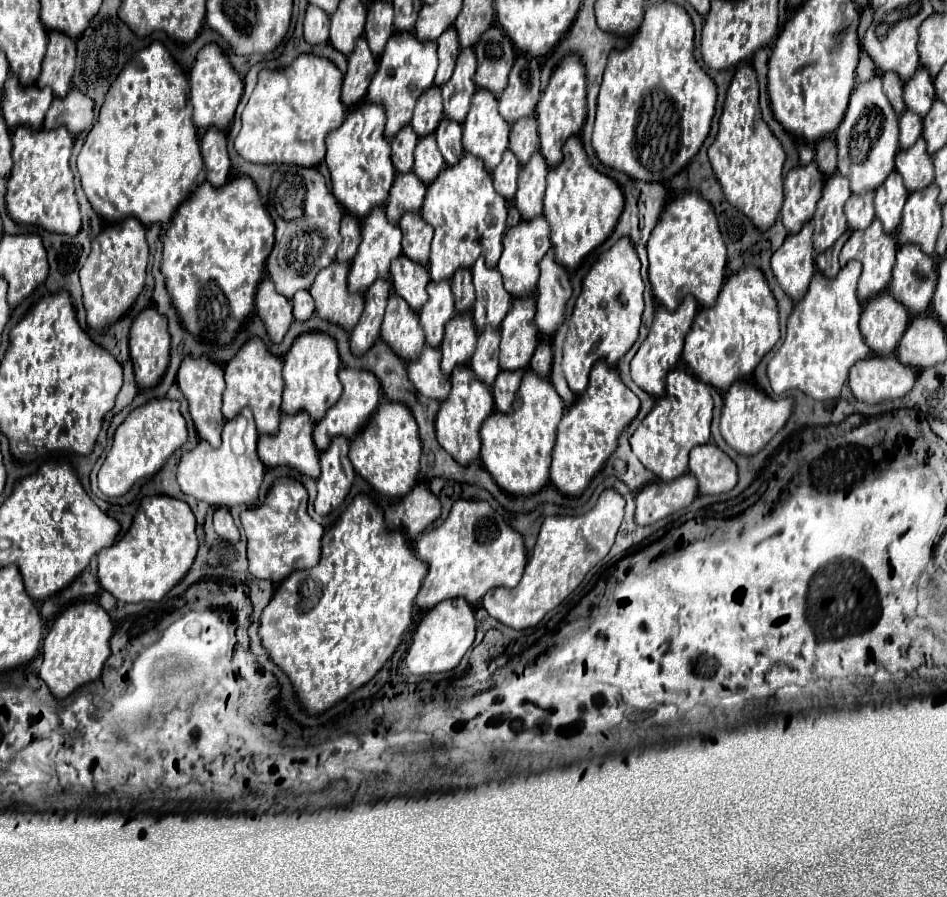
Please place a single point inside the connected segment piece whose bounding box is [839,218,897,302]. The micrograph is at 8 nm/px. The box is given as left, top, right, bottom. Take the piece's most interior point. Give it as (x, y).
(874, 248)

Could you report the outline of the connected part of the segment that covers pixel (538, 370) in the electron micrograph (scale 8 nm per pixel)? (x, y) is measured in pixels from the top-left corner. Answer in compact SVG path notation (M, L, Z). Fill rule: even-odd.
M545 340L543 344L537 346L533 358L531 358L531 370L535 374L539 374L541 378L547 378L549 372L551 372L551 358L553 358L553 352L551 352L551 344Z

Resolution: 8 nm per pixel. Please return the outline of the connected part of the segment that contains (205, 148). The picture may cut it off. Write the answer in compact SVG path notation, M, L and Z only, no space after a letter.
M209 128L201 138L201 156L205 160L205 172L211 186L219 188L229 176L229 152L225 132L219 128Z

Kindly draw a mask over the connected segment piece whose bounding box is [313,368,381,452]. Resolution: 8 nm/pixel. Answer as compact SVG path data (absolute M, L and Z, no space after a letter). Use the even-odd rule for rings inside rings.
M341 368L339 370L339 380L343 384L343 394L339 398L339 402L335 406L331 406L325 414L325 418L321 422L317 422L315 430L313 430L313 440L317 450L325 450L331 444L331 438L335 436L345 436L345 438L353 438L359 430L363 430L363 426L367 424L367 418L371 418L371 414L375 412L379 398L381 398L381 386L379 380L375 378L375 374L367 372L367 370L355 370L355 368Z

